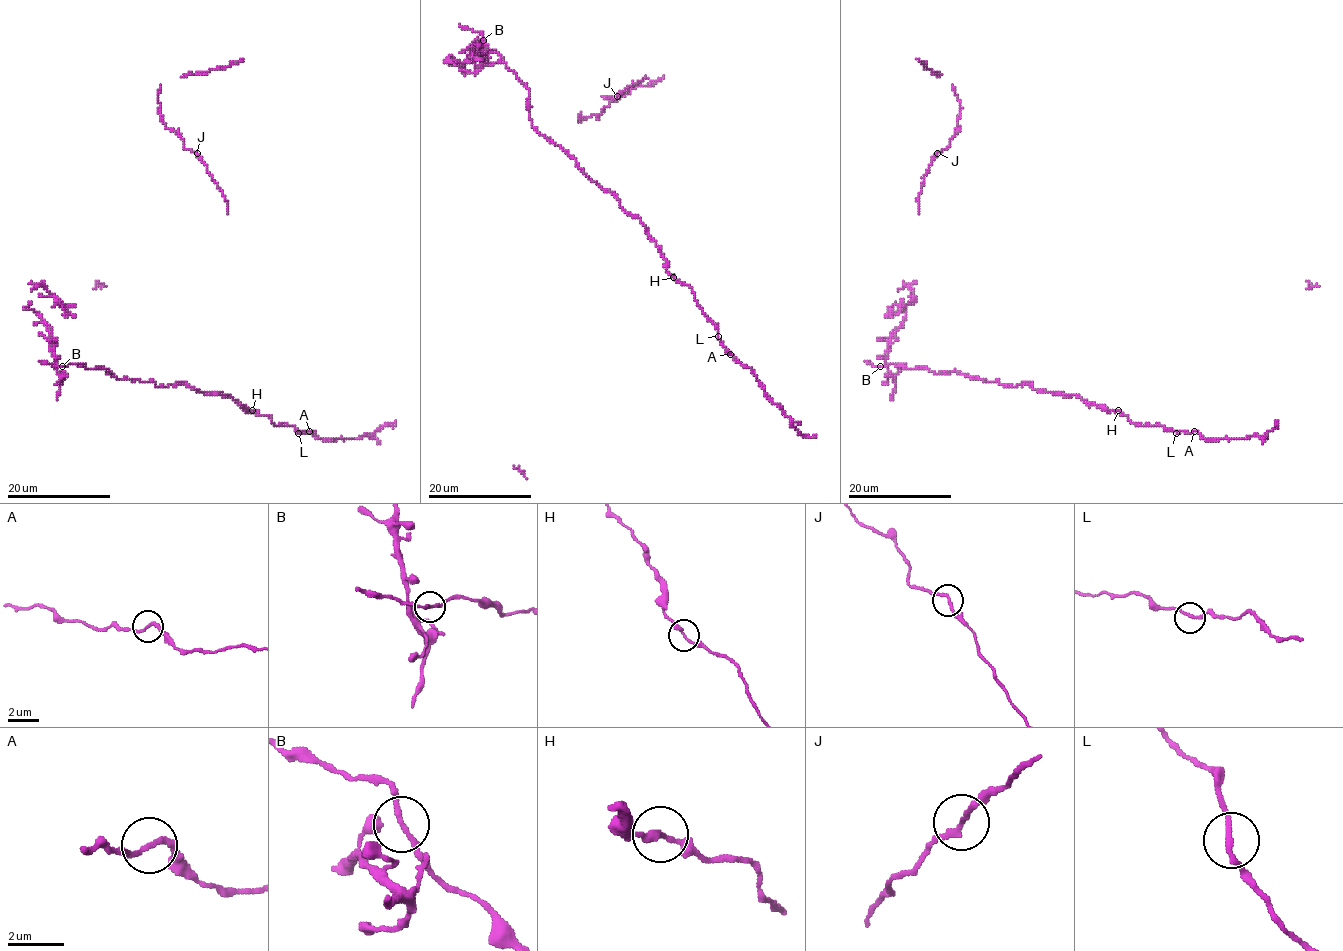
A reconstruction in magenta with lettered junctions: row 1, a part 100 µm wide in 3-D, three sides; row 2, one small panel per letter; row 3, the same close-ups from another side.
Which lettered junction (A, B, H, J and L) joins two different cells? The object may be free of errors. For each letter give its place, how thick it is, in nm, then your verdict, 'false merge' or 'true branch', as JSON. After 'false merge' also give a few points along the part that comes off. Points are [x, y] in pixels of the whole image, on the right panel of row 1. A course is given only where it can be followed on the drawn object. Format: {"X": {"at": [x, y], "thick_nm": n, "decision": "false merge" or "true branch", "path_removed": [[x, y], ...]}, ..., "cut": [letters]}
{"A": {"at": [1194, 431], "thick_nm": 170, "decision": "true branch"}, "B": {"at": [880, 366], "thick_nm": 180, "decision": "true branch"}, "H": {"at": [1118, 410], "thick_nm": 200, "decision": "true branch"}, "J": {"at": [937, 153], "thick_nm": 180, "decision": "true branch"}, "L": {"at": [1176, 433], "thick_nm": 180, "decision": "true branch"}, "cut": []}

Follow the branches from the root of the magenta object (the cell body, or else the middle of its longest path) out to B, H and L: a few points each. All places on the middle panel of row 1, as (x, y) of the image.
B: (518, 77), (483, 40)
H: (518, 77), (530, 93), (532, 127), (645, 225), (673, 278)
L: (518, 77), (530, 93), (532, 127), (645, 225), (667, 271), (691, 288), (718, 336)

